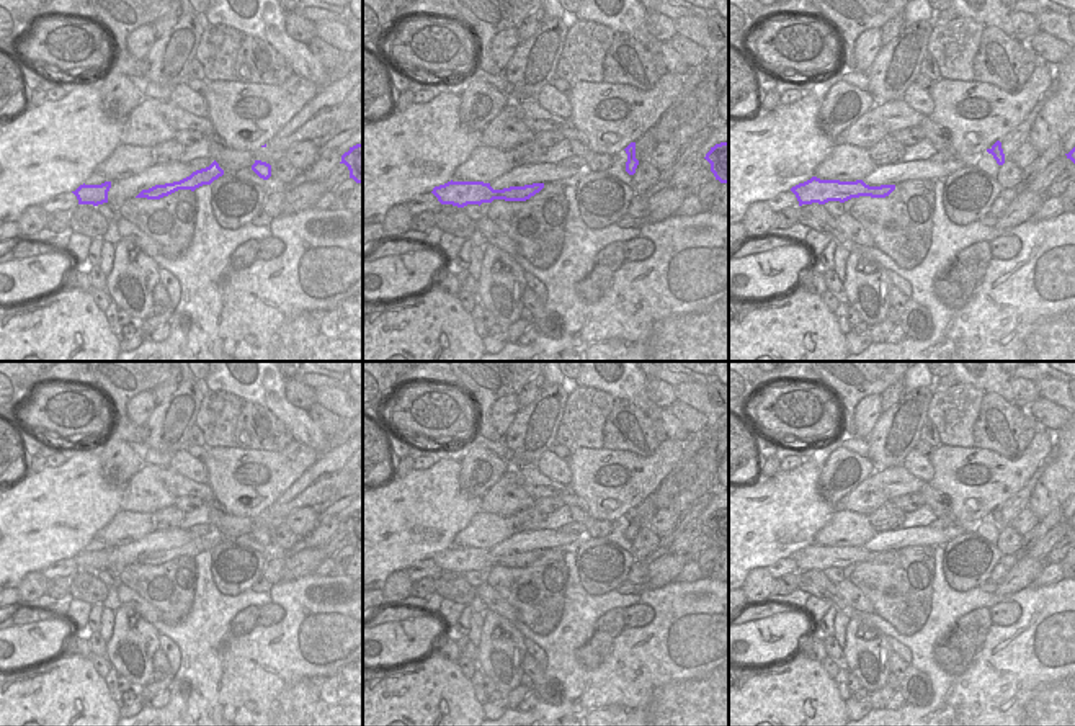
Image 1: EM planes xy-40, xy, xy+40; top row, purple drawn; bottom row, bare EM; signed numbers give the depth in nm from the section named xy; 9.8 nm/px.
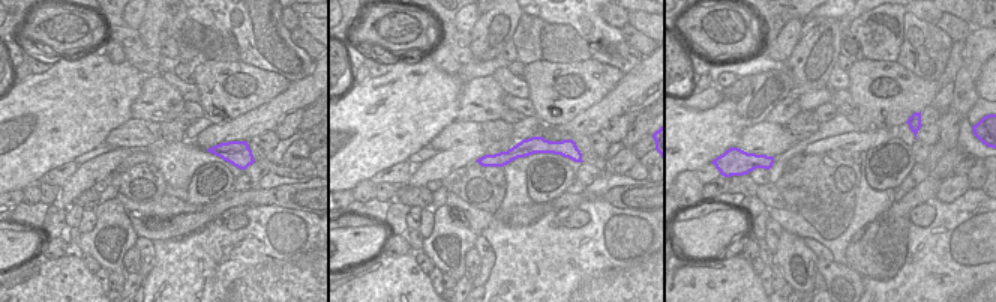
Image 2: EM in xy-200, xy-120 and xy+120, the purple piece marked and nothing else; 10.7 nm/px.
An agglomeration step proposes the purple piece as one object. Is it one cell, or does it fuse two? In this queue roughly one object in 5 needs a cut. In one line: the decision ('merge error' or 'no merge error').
merge error

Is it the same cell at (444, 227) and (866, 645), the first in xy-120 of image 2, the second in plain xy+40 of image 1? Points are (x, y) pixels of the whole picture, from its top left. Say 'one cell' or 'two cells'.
one cell

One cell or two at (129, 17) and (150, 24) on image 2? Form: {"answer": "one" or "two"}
{"answer": "two"}

